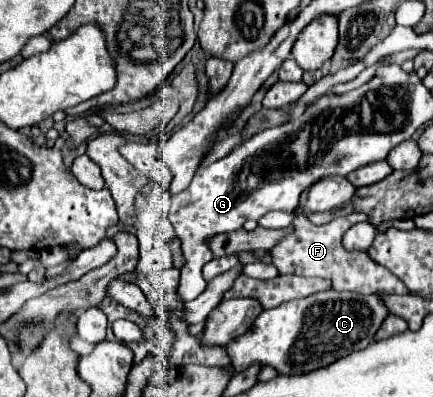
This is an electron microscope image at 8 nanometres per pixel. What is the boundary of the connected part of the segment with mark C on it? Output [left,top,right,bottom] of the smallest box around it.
[225,289,389,375]

